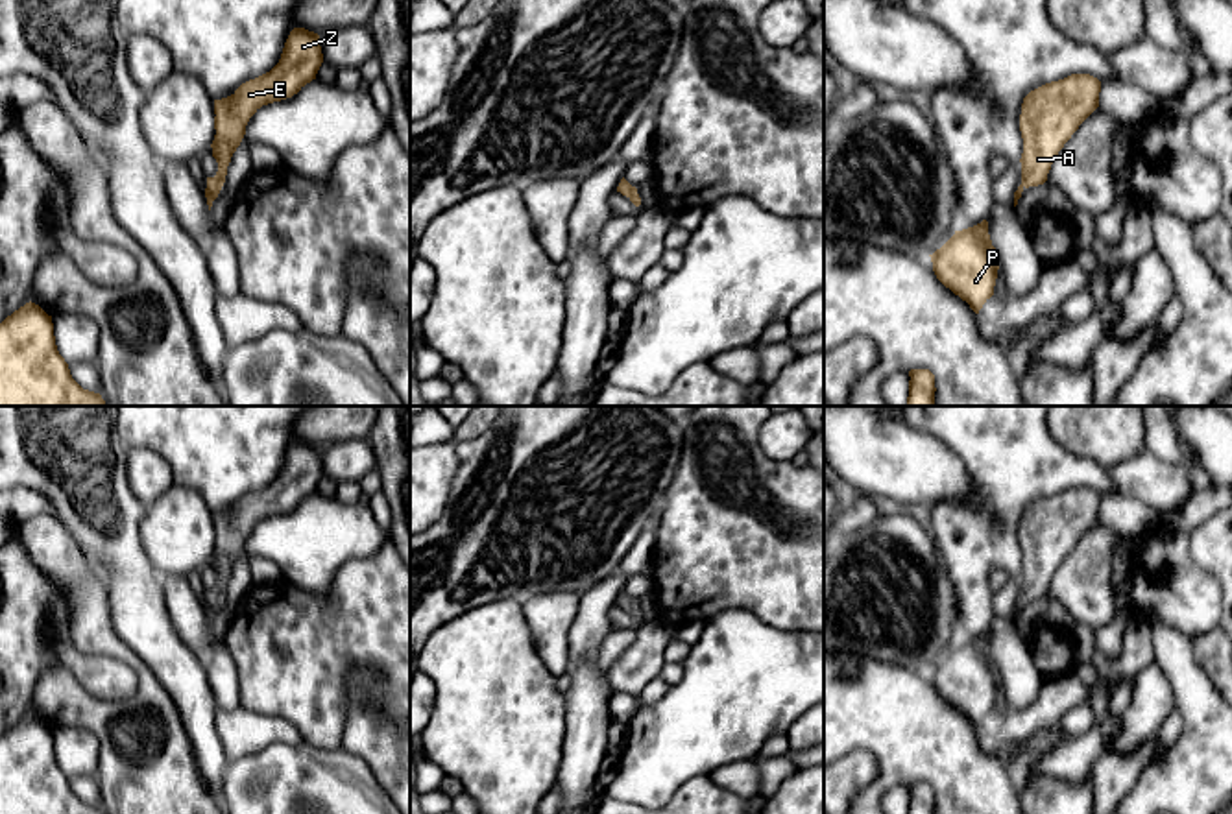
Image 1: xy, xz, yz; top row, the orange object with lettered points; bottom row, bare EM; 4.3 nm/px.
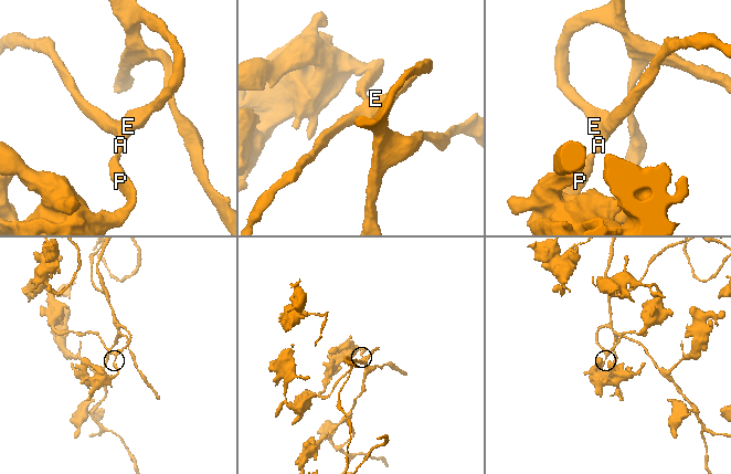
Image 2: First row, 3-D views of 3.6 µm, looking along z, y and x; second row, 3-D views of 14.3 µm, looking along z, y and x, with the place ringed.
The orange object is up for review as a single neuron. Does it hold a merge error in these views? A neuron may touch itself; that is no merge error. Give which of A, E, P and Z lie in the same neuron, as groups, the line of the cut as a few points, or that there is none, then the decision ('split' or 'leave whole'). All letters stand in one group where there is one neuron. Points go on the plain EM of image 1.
groups A E P Z; cut none; leave whole

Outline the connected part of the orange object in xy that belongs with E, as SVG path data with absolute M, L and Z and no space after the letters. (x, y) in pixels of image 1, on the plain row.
M294 441L284 456L279 476L266 487L242 497L231 509L214 513L212 570L218 576L214 591L207 591L205 611L209 624L218 611L233 567L240 559L249 532L262 521L297 508L316 493L323 476L320 449Z

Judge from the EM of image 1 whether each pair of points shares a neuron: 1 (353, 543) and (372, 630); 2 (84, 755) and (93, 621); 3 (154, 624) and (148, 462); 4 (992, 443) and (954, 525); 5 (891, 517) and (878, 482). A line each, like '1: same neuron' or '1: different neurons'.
1: different neurons
2: different neurons
3: different neurons
4: same neuron
5: different neurons

